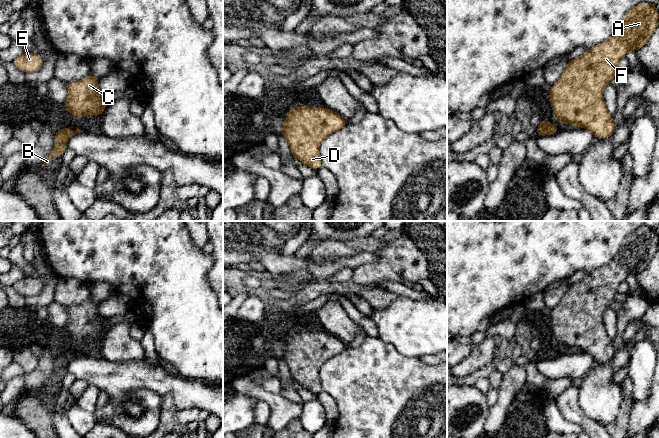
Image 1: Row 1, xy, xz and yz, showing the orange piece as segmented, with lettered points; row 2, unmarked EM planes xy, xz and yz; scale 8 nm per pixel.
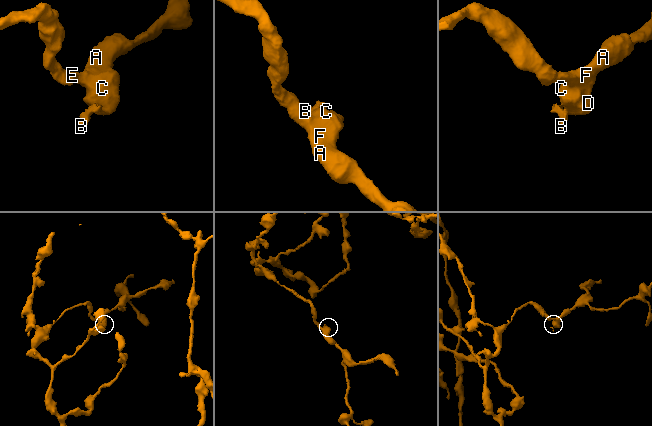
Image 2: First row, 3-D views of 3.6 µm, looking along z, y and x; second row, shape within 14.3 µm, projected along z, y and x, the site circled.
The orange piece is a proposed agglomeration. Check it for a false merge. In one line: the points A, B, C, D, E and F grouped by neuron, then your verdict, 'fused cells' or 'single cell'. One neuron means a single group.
A C D E F / B | fused cells

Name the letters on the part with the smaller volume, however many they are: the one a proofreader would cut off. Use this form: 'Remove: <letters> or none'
Remove: B

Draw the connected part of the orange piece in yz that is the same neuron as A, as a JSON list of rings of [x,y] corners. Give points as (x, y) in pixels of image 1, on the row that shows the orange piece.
[[[639,3],[629,10],[609,40],[570,60],[550,89],[555,117],[563,124],[590,130],[595,138],[610,138],[616,126],[603,99],[604,87],[616,77],[620,60],[630,50],[647,44],[658,19],[656,4]]]

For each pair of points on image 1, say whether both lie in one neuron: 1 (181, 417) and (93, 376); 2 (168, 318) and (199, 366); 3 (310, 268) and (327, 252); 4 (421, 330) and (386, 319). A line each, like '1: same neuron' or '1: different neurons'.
1: different neurons
2: same neuron
3: different neurons
4: same neuron

